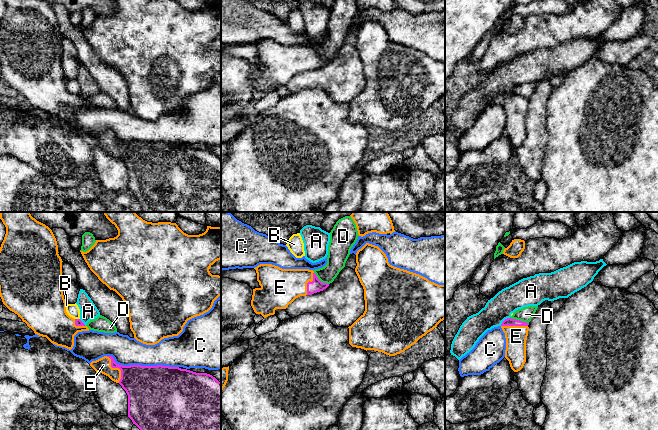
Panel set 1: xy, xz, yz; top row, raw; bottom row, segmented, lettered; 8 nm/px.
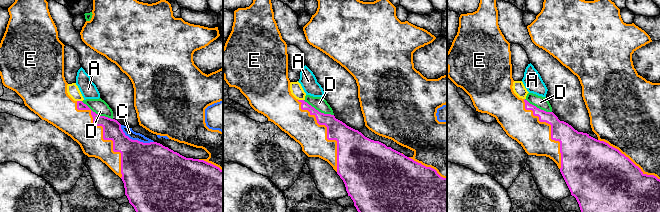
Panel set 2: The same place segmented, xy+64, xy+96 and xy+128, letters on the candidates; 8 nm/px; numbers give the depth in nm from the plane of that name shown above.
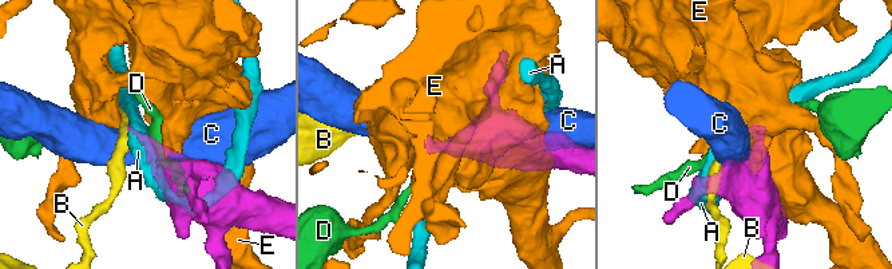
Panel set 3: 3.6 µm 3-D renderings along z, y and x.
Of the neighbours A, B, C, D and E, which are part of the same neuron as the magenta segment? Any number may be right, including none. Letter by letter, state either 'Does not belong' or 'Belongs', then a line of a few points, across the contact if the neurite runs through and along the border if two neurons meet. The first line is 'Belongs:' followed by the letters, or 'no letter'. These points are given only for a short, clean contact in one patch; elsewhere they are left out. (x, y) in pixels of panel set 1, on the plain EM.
Belongs: E
A: Does not belong
B: Does not belong. Line: xy (75, 94), (79, 95)
C: Does not belong
D: Does not belong. Line: yz (510, 93), (528, 99)
E: Belongs

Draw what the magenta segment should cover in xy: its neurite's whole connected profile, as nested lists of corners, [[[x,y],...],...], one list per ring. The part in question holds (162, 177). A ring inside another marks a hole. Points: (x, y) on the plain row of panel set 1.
[[[104,132],[96,137],[92,137],[90,142],[96,149],[108,152],[112,157],[119,159],[128,171],[128,193],[142,208],[143,212],[221,212],[221,158],[207,149],[196,149],[187,145],[169,142],[123,142],[115,138],[112,132]]]

